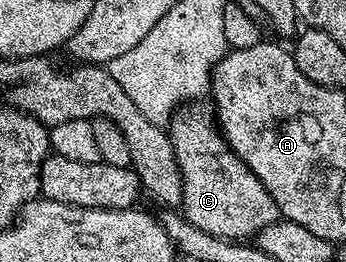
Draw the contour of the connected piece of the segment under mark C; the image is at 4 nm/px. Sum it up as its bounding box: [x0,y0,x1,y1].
[172,101,281,241]

